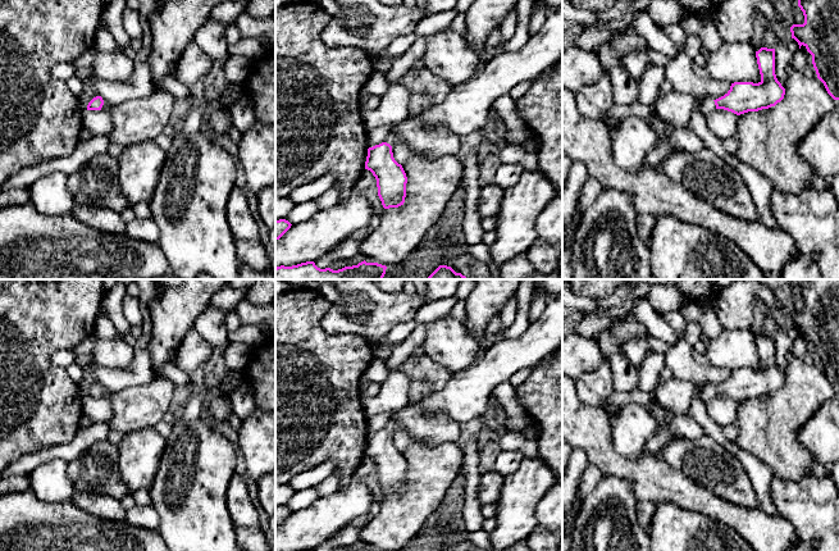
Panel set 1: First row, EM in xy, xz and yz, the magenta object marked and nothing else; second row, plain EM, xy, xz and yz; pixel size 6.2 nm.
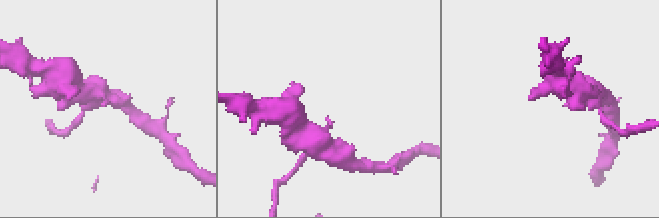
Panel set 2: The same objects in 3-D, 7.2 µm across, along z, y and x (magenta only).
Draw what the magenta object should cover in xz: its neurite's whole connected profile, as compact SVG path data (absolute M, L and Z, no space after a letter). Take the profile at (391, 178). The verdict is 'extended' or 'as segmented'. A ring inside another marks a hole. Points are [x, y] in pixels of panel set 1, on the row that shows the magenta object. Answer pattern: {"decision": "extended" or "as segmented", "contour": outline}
{"decision": "extended", "contour": "M427 67L410 69L397 83L410 90L409 117L392 127L384 142L368 149L365 169L377 179L378 196L384 209L403 205L407 177L392 152L392 146L403 141L425 160L460 154L460 137L439 126L427 129L419 114L437 105L450 94L452 86L433 74Z"}

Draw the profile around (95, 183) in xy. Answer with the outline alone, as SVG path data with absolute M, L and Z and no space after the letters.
M104 152L69 174L68 188L76 205L106 208L118 213L129 206L117 173L118 160Z

